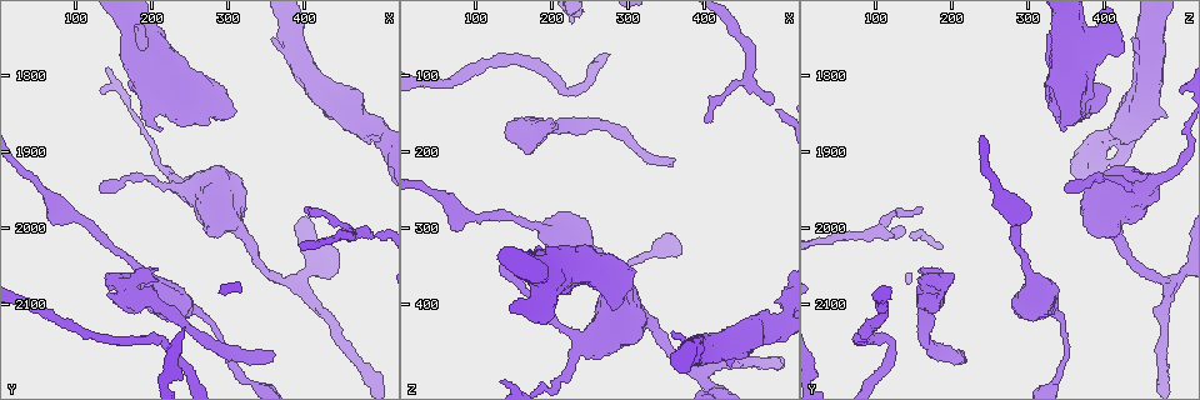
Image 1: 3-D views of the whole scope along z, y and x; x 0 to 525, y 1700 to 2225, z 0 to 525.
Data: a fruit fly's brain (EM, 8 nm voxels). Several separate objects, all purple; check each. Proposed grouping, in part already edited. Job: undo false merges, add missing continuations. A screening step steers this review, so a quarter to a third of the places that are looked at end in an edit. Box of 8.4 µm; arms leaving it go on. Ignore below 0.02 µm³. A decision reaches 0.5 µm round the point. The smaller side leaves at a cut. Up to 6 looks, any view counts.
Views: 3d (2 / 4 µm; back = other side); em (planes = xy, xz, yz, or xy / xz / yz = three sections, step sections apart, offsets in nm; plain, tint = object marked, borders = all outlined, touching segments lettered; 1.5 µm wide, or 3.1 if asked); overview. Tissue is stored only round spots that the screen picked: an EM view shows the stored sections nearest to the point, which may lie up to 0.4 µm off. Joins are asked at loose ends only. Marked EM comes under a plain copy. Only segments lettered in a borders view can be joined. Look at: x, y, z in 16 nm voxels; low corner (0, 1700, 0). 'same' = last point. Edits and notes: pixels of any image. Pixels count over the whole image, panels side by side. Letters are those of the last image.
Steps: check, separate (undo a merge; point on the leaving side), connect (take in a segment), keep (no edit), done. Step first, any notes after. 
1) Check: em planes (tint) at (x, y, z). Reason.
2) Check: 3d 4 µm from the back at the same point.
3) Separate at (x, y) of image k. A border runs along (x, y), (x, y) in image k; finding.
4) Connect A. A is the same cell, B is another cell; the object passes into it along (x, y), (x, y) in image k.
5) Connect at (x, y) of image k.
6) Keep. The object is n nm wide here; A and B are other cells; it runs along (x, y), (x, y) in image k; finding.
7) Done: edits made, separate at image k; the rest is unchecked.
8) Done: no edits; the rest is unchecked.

Check: 3d 2 µm at (405, 1970, 155).

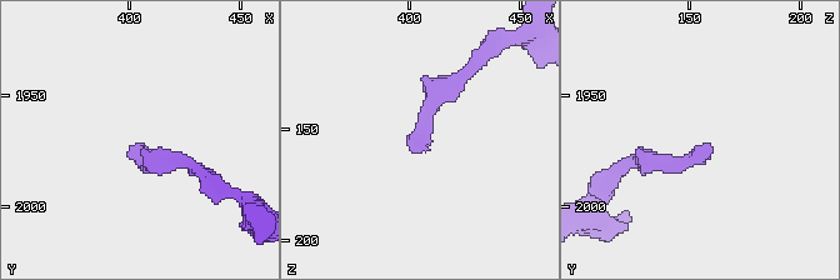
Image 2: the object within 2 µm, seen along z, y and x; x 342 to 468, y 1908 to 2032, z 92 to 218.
Check: em planes (borders) at (405, 1972, 160). Shape alone is not enough.

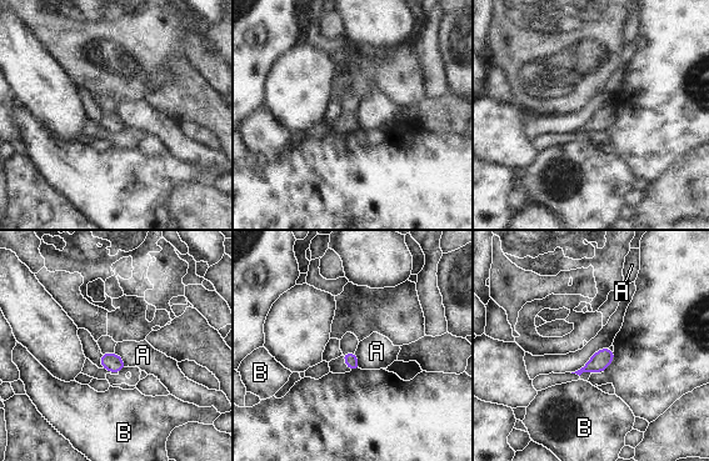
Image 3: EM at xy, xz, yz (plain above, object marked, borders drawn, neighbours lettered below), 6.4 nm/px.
Keep. A and B are other cells; no lettered segment goes on from it.

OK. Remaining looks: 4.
Check: 3d 2 µm at (360, 2165, 210). An open end.

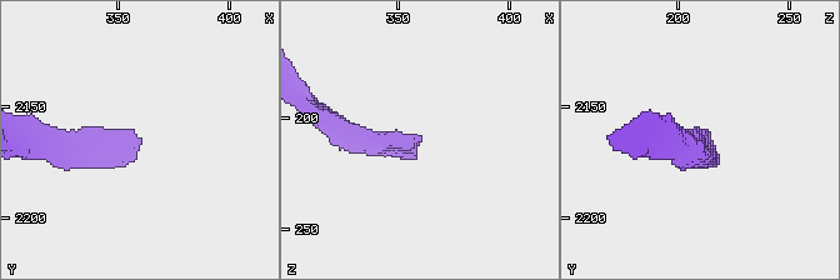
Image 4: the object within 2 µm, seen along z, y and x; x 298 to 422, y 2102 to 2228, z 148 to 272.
Check: em xz step 8 (tint) at (359, 2159, 209).

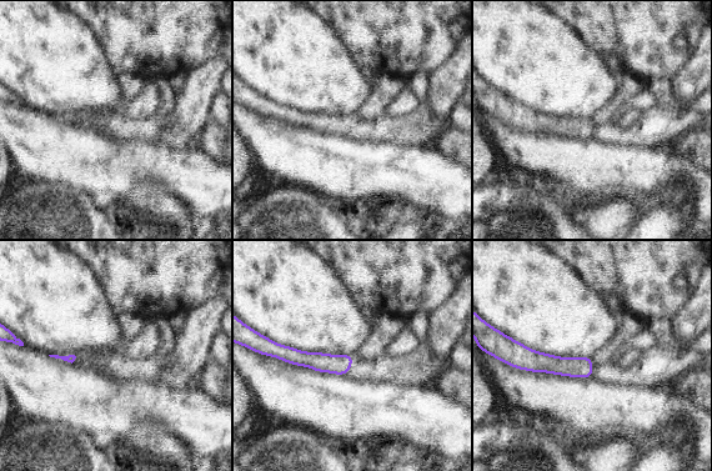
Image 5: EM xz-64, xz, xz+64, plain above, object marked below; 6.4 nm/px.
Check: em planes (borders) at the same point.

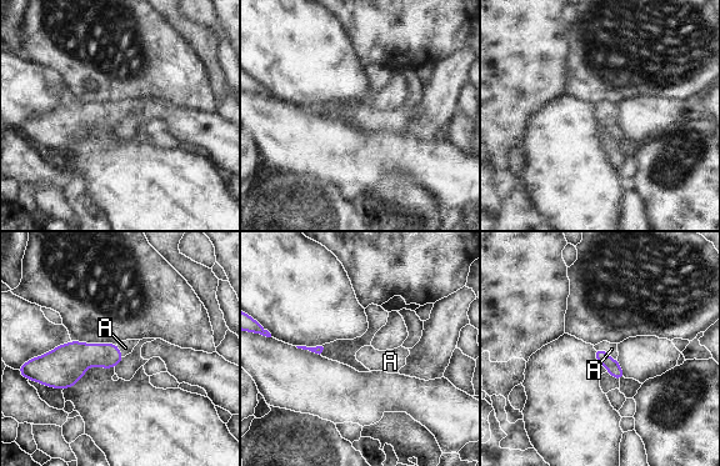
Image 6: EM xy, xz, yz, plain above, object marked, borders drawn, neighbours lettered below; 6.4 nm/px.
Connect A. The longest contact is with A, 160 nm; A is the same cell; the object passes into it along (613, 366), (606, 352), (611, 349) in image 6; it goes on there.

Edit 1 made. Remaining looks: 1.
Done: edits made, connect at image 6; the rest is unchecked.

